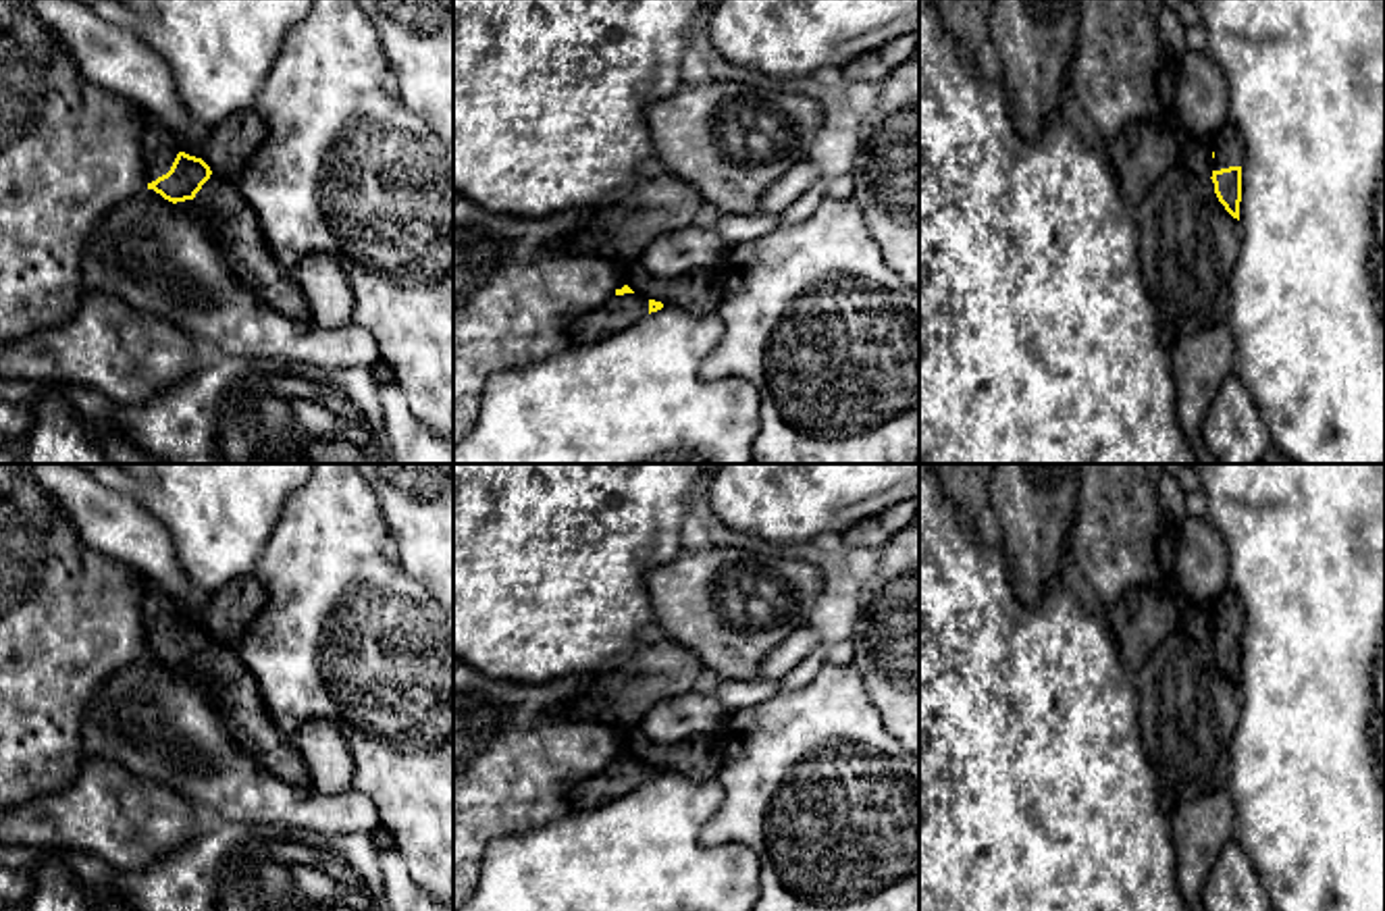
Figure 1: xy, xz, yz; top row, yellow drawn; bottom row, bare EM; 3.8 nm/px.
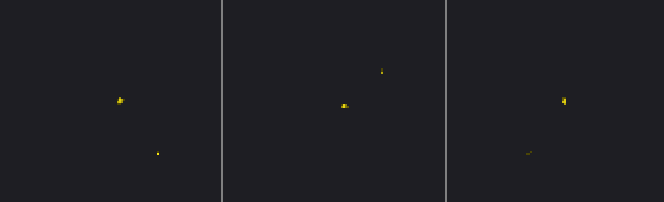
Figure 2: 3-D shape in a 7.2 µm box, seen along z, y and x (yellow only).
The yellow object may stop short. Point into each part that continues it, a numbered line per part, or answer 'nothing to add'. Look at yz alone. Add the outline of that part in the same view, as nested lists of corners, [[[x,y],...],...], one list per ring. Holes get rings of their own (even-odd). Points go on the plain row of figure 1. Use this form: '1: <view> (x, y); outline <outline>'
1: yz (1227, 610); outline [[[1231,587],[1208,603],[1214,614],[1212,636],[1244,632],[1244,607]]]

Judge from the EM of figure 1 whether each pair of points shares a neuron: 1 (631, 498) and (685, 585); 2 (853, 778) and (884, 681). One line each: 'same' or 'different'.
1: different
2: different

